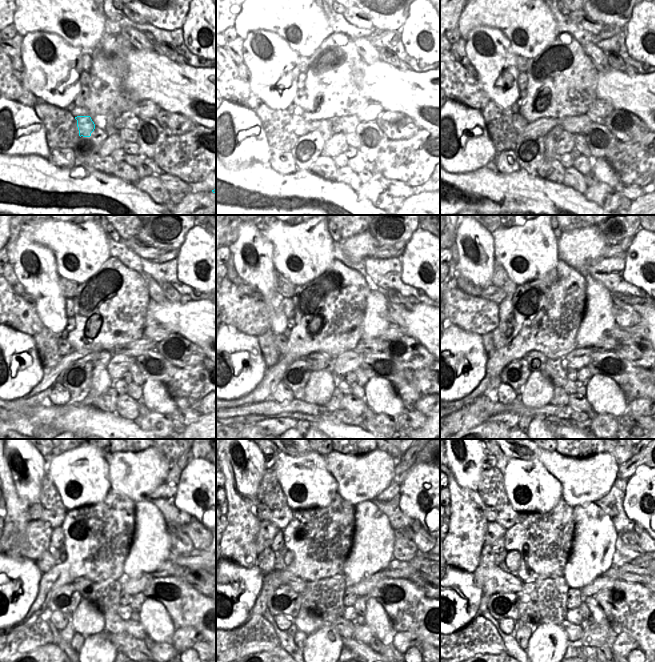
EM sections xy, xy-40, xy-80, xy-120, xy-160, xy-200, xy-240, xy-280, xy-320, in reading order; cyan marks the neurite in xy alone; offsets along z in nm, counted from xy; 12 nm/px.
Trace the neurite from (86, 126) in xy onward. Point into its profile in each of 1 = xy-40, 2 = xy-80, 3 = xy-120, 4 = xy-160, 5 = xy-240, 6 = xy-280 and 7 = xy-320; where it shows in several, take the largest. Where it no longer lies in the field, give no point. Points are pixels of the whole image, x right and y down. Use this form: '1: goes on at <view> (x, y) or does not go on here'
1: goes on at xy-40 (303, 121)
2: goes on at xy-80 (520, 123)
3: goes on at xy-120 (65, 347)
4: goes on at xy-160 (282, 341)
5: goes on at xy-240 (45, 562)
6: goes on at xy-280 (265, 561)
7: goes on at xy-320 (487, 558)

